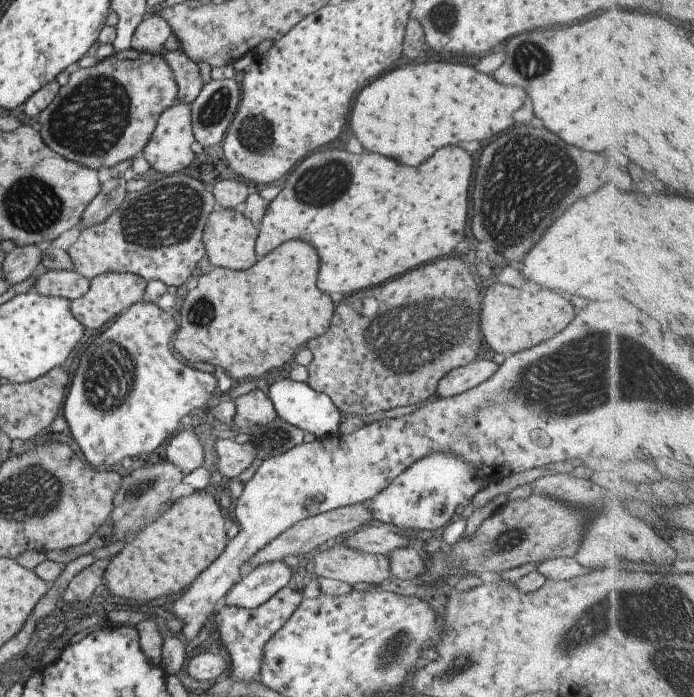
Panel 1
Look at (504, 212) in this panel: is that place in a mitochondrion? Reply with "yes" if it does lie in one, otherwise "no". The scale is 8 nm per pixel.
yes

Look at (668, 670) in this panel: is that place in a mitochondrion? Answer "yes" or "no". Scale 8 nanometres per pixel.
yes

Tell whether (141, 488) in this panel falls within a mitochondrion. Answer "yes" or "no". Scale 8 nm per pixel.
yes

